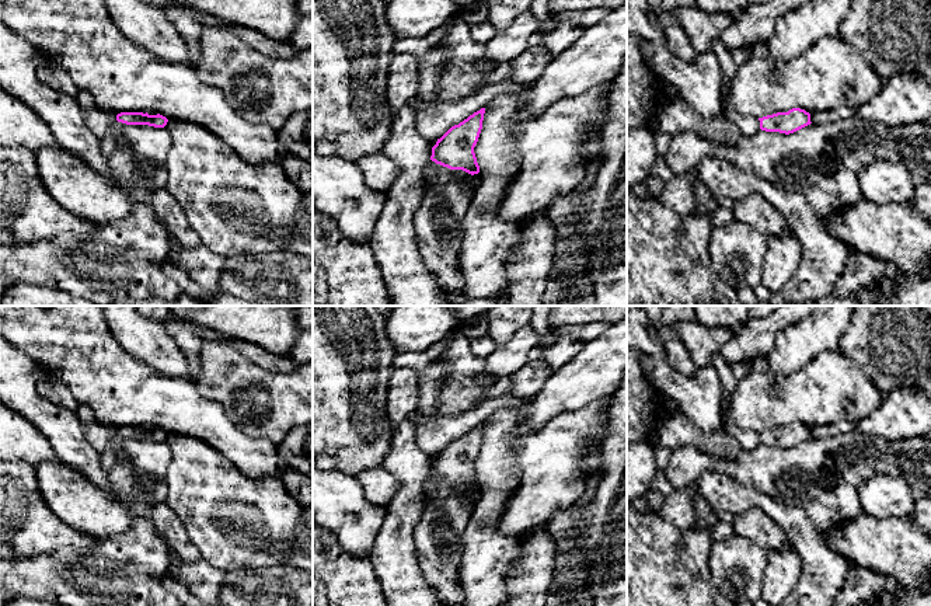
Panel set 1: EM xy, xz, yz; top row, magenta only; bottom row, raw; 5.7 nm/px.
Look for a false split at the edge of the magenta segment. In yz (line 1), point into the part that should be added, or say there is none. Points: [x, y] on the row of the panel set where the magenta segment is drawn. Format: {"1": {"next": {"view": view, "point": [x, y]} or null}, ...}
{"1": {"next": {"view": "yz", "point": [843, 112]}}}

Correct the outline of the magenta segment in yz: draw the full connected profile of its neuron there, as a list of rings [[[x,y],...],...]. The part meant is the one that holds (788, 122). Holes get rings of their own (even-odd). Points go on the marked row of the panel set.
[[[840,107],[829,111],[815,111],[812,114],[801,108],[792,108],[788,112],[777,112],[759,118],[760,129],[766,132],[794,133],[810,123],[823,125],[848,119],[855,115],[855,107]]]

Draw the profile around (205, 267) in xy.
[[[178,243],[177,248],[168,250],[167,260],[177,264],[203,289],[219,292],[220,276],[226,268],[224,257],[203,244],[185,248]]]

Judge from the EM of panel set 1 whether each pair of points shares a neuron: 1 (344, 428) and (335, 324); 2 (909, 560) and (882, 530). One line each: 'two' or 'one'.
1: one
2: one

